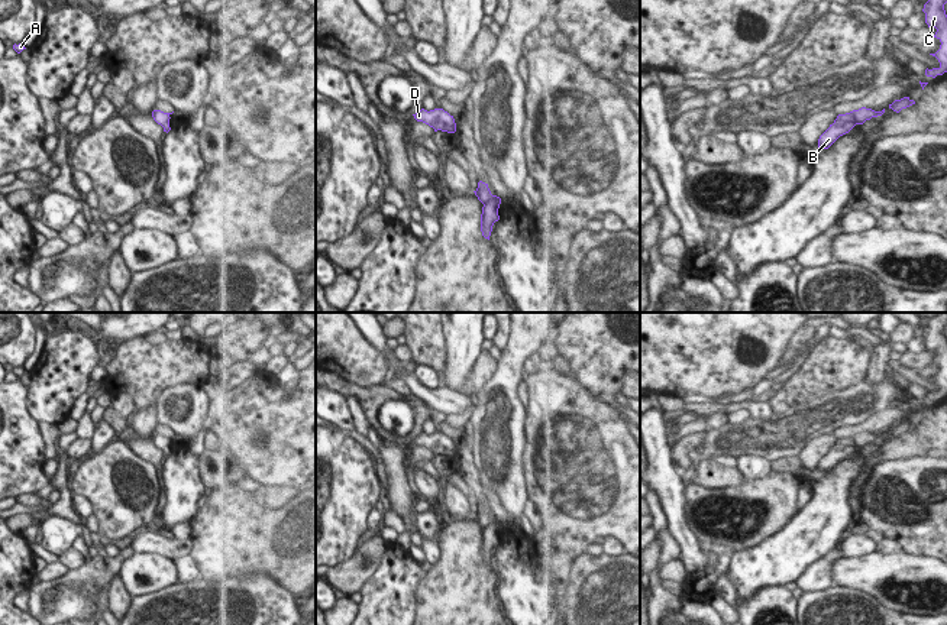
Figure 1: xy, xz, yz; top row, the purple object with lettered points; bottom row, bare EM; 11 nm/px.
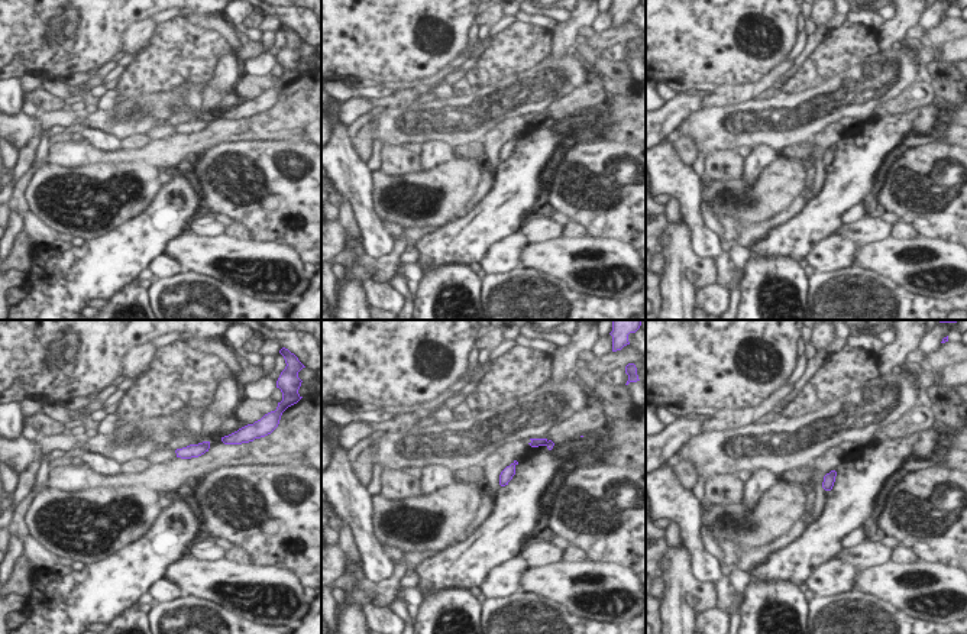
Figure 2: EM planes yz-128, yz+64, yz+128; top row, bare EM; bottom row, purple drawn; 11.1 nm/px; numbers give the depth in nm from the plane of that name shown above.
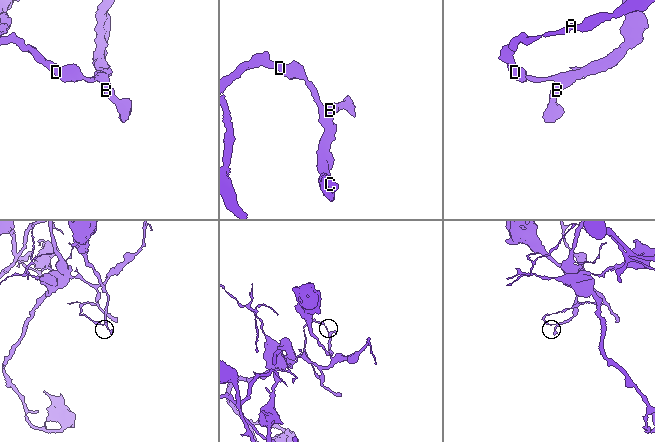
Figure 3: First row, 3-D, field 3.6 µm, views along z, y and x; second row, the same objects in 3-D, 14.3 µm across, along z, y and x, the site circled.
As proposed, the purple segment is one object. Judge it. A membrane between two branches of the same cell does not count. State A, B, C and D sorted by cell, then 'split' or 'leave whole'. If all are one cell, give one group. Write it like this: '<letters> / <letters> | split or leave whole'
A B D / C | split

